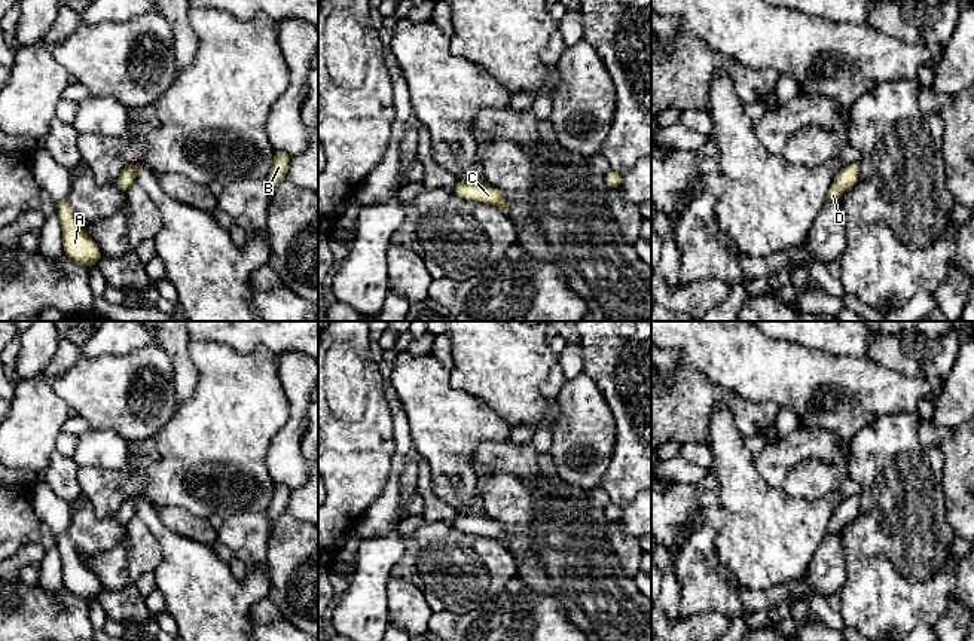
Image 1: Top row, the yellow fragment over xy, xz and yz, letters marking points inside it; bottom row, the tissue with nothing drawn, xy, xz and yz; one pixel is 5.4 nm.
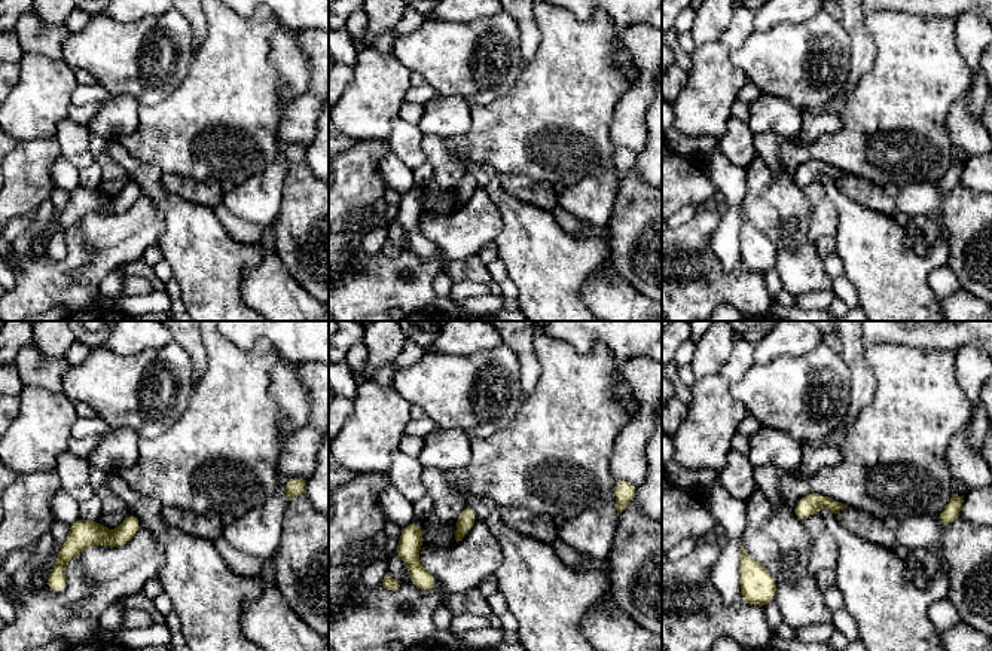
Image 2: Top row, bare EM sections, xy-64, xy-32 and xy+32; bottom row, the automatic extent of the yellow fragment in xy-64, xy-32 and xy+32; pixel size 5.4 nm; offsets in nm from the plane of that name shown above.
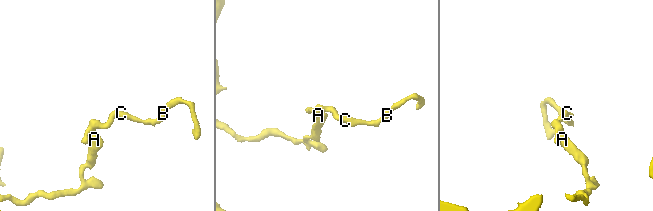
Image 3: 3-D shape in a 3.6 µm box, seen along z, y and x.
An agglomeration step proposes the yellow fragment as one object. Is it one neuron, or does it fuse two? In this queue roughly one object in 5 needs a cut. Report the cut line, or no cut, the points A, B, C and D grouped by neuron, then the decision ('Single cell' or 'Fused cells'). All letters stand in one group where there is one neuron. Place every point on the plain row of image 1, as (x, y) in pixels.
No split. Groups: A B C D. Single cell

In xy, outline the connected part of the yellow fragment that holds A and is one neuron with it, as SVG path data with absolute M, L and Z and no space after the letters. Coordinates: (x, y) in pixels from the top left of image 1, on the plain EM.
M68 531L57 538L55 546L62 562L62 586L77 598L98 599L101 584L97 576L86 568L85 562L74 552Z

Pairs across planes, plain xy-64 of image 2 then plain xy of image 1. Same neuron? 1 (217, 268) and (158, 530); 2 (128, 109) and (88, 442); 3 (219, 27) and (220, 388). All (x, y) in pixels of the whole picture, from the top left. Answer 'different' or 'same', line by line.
1: same
2: same
3: same

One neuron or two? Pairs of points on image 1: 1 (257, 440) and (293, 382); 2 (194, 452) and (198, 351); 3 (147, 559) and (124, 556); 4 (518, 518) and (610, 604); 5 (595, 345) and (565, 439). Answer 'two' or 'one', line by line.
1: two
2: one
3: one
4: one
5: two

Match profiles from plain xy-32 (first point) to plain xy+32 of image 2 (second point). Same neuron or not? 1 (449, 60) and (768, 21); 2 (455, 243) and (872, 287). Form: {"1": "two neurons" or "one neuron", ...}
{"1": "two neurons", "2": "two neurons"}

